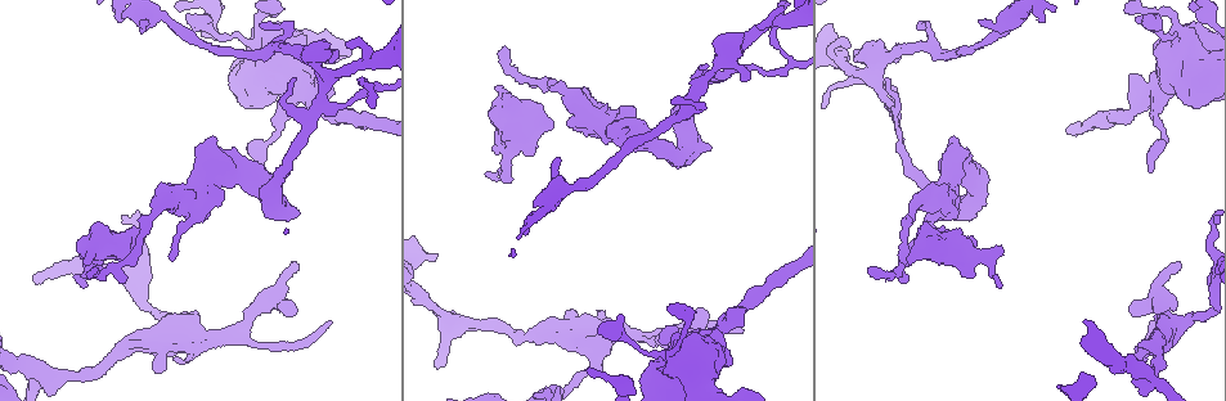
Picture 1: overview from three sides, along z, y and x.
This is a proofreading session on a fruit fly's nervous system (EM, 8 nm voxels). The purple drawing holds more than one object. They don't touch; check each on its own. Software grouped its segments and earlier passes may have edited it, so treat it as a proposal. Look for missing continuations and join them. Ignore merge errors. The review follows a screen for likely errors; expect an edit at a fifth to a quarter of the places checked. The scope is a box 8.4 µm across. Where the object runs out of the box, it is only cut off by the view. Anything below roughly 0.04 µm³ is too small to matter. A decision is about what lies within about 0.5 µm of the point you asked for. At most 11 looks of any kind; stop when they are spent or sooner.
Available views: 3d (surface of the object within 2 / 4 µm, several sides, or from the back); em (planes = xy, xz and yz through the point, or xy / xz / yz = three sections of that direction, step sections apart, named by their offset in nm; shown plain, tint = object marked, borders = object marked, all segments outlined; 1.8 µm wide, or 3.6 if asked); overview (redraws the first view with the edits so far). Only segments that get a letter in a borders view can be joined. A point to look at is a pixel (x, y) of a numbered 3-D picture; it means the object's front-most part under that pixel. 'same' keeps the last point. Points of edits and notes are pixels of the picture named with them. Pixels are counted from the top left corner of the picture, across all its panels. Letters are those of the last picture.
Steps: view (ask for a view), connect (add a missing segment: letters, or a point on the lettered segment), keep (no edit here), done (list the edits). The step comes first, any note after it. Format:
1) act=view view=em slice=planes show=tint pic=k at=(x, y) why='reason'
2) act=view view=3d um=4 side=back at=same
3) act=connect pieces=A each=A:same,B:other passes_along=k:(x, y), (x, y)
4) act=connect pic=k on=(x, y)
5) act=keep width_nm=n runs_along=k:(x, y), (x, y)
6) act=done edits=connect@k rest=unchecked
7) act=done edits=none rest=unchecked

act=view view=3d um=2 pic=1 at=(878, 57) why='calibre changes'

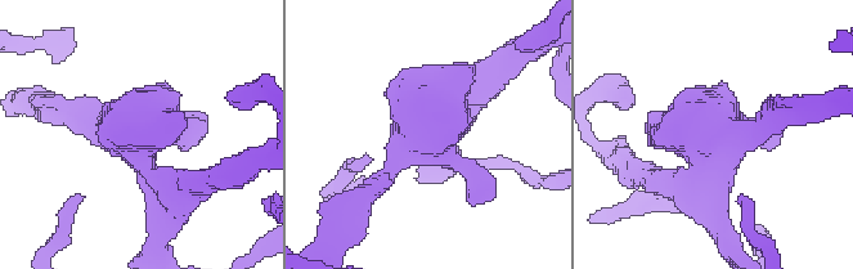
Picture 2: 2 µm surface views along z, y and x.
act=view view=em slice=planes show=borders pic=2 at=(141, 138)

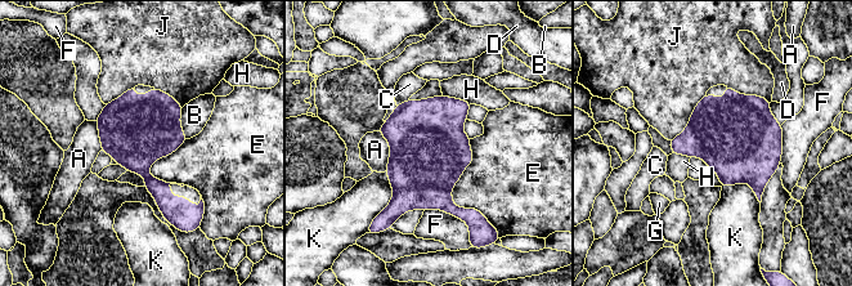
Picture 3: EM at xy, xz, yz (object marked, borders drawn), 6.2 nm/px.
act=keep each=A:other,B:other,C:other,D:other,E:other,F:other,G:other,H:other,J:other,K:other border=3:(470, 139), (452, 201), (484, 215) found='none of them fits'

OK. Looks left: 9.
act=view view=3d um=2 pic=1 at=(979, 20) why='branch stops here'

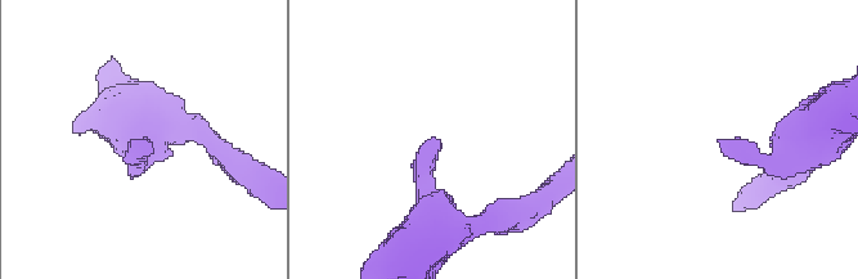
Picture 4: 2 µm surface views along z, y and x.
act=view view=em slice=planes show=tint pic=4 at=(134, 143)

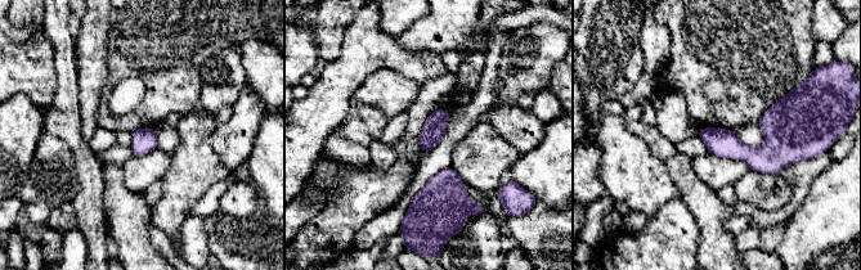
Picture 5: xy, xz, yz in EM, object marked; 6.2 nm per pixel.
act=view view=em slice=planes show=borders at=same why='see the neighbours'

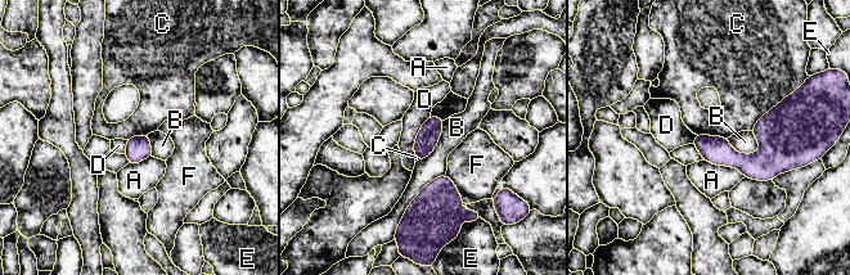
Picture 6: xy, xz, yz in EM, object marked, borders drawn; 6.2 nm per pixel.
act=keep width_nm=140 each=A:other,B:other,C:other,D:other,E:other,F:other runs_along=6:(788, 135), (763, 161), (697, 143) found='no lettered segment goes on from it'

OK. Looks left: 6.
act=view view=em slice=planes show=tint pic=1 at=(267, 297) why='sharp bend'

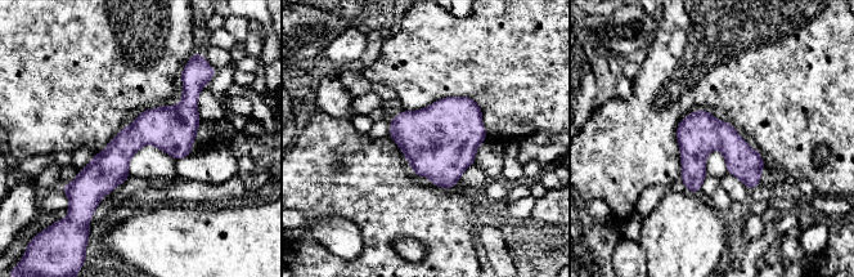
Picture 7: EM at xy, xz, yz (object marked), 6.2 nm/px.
act=view view=em slice=planes show=borders at=same why='see the neighbours'

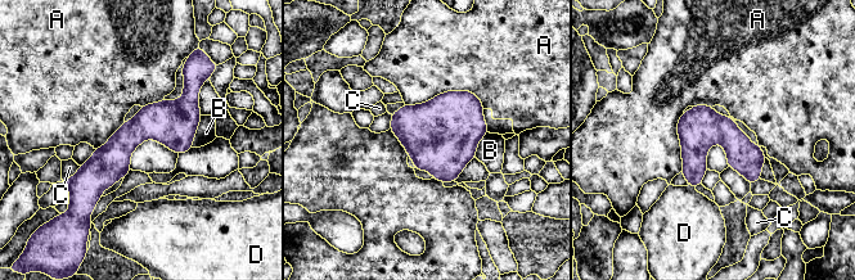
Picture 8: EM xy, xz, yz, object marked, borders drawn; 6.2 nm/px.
act=keep each=A:other,B:other,C:other,D:other border=8:(405, 105), (471, 91), (484, 108) found='no lettered segment goes on from it'

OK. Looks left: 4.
act=view view=3d um=4 pic=1 at=(154, 370) why='branch stops here'

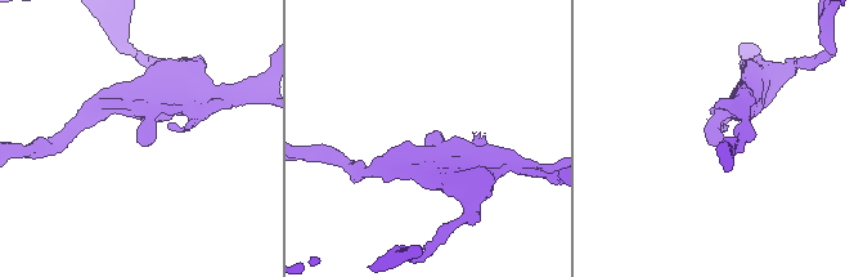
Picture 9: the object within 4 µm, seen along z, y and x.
act=view view=em slice=planes show=borders pic=9 at=(716, 143)

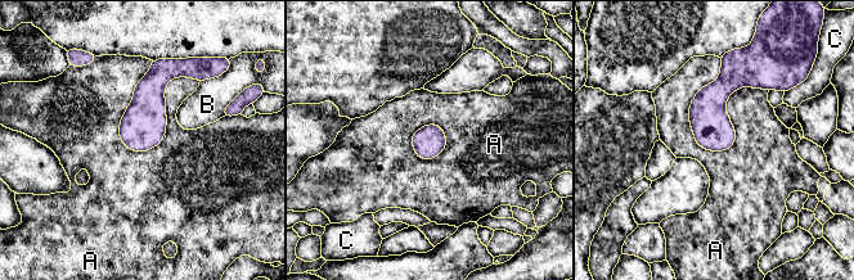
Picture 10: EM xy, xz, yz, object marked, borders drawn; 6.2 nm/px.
act=keep each=A:other,B:other,C:other border=10:(768, 90), (696, 143) found='no lettered segment goes on from it'

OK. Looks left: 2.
act=view view=3d um=4 pic=1 at=(968, 278) why='branch stops here'

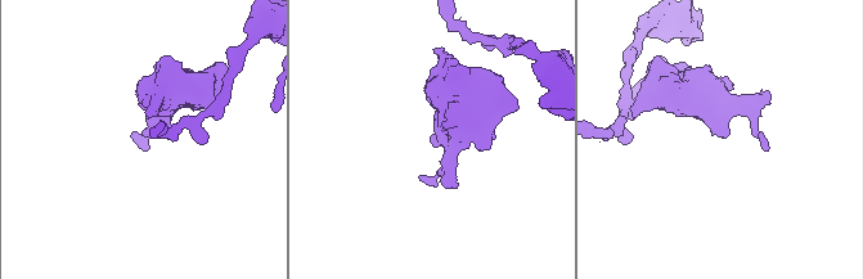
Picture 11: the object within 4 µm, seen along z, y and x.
act=view view=em slice=planes show=borders pic=11 at=(432, 141)

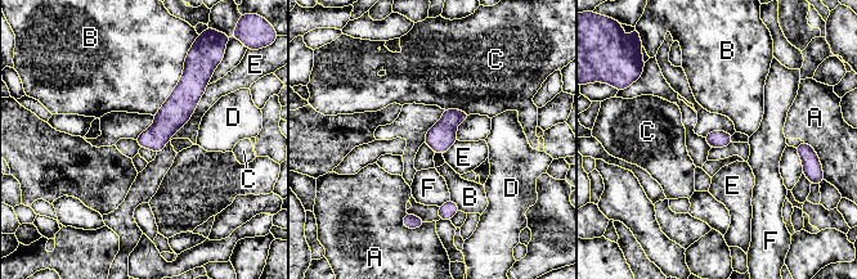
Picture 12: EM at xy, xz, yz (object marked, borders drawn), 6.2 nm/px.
act=keep each=A:other,B:other,C:other,D:other,E:other,F:other runs_along=12:(193, 81), (178, 109), (143, 144) found='no lettered segment goes on from it'

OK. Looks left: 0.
act=done edits=none rest=unchecked

